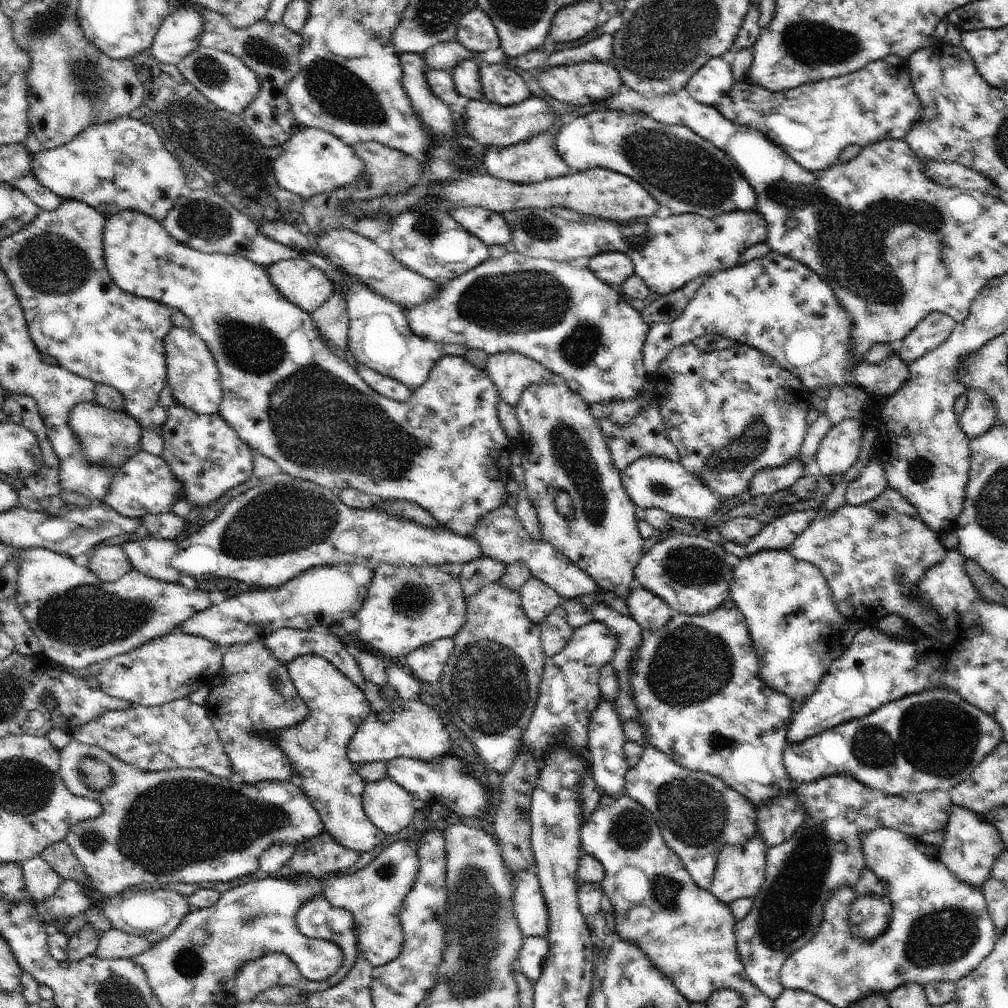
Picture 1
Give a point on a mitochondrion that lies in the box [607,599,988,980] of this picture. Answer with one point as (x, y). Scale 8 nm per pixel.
(939, 739)

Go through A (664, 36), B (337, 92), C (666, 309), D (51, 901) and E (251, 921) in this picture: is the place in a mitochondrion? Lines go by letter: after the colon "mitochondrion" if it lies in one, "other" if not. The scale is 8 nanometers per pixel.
A: mitochondrion
B: mitochondrion
C: other
D: other
E: mitochondrion

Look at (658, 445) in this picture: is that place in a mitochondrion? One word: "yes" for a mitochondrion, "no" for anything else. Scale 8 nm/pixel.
no

